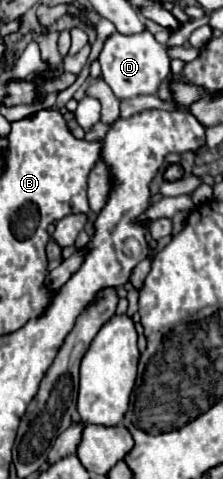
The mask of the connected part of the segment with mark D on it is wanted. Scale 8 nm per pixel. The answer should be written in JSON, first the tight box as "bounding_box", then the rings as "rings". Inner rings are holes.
{"bounding_box":[99,31,178,111],"rings":[[[149,31],[137,33],[137,35],[121,35],[115,33],[107,39],[101,55],[99,55],[103,79],[107,85],[113,89],[113,93],[119,99],[129,99],[144,97],[144,110],[163,109],[166,111],[177,111],[178,109],[170,102],[161,100],[158,97],[159,85],[167,79],[169,75],[169,63],[171,57],[167,55],[165,45],[157,43],[155,37]]]}

